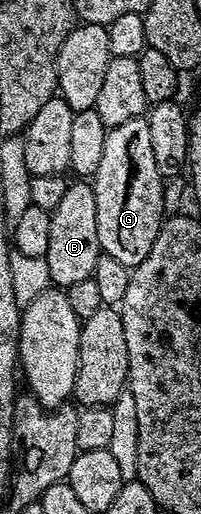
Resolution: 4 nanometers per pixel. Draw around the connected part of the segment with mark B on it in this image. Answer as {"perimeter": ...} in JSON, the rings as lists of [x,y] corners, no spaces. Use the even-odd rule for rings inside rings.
{"perimeter":[[[75,181],[65,189],[65,197],[51,212],[49,225],[49,249],[46,261],[49,267],[51,283],[60,289],[77,285],[77,281],[85,281],[95,274],[97,257],[101,253],[97,237],[97,201],[95,188],[90,182]]]}

